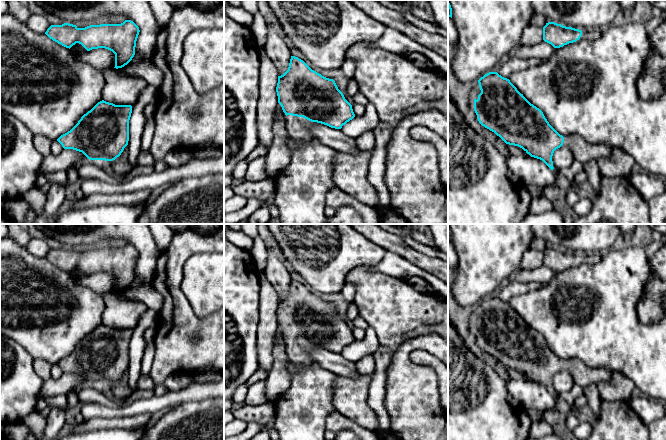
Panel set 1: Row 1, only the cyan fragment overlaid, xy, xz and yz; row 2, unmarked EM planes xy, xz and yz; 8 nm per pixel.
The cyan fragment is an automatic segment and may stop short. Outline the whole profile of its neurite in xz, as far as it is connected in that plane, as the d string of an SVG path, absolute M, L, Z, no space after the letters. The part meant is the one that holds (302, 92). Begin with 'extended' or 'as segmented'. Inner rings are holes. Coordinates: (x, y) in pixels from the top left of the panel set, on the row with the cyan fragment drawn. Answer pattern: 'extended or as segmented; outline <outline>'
extended; outline M291 56L288 70L278 76L278 103L286 115L288 136L296 141L312 139L305 119L341 129L355 114L333 79L312 70Z

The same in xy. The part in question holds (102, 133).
as segmented; outline M104 100L84 114L78 123L57 141L64 149L82 152L90 160L113 161L121 155L129 141L131 105L115 105Z

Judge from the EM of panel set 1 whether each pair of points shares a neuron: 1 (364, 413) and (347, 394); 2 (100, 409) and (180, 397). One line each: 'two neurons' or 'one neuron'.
1: one neuron
2: one neuron

